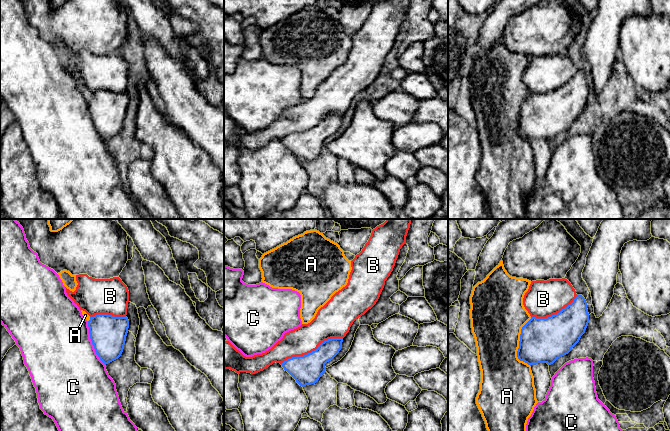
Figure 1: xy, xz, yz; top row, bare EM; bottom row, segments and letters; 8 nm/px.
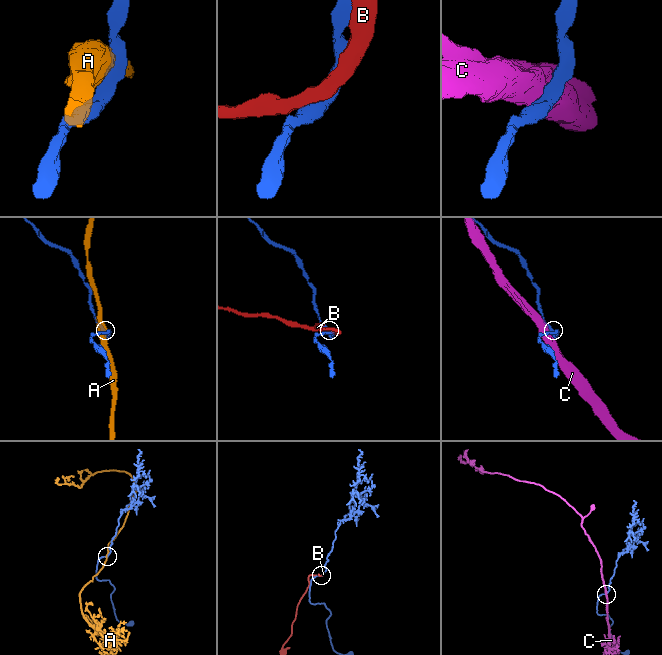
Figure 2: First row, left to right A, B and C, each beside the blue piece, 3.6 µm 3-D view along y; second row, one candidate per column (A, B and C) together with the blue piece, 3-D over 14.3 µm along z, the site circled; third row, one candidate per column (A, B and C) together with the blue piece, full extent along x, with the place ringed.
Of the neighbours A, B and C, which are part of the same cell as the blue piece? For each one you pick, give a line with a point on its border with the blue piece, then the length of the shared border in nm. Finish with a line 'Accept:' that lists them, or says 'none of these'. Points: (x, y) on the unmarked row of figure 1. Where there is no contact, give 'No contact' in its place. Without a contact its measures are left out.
Accept: none of these

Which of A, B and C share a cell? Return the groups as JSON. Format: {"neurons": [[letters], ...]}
{"neurons": [["A"], ["B"], ["C"]]}

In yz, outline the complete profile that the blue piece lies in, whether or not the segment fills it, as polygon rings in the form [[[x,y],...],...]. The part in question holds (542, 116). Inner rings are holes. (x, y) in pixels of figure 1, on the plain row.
[[[582,71],[559,89],[531,95],[522,103],[517,133],[528,141],[553,140],[579,118],[589,99],[587,78]]]

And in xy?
[[[98,90],[90,93],[88,103],[95,128],[105,141],[121,132],[129,104],[126,92]]]

